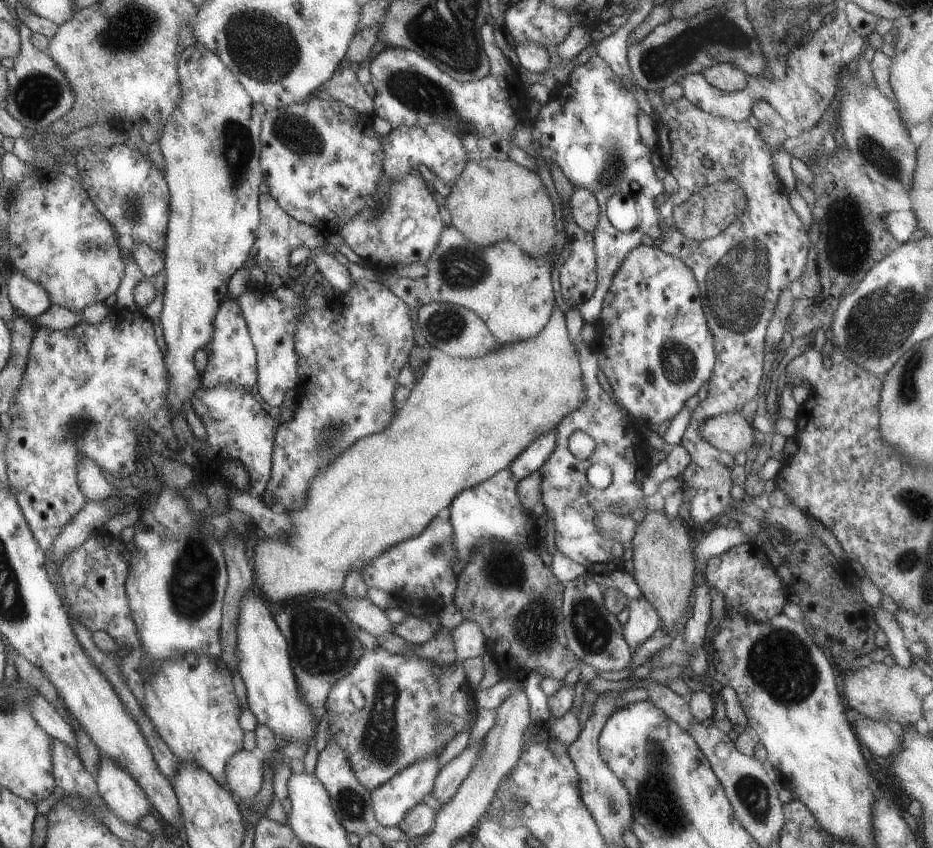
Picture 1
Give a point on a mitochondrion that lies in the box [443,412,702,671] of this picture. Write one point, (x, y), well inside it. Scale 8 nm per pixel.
(591, 630)

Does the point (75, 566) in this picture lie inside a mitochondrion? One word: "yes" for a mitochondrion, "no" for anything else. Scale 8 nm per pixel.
no

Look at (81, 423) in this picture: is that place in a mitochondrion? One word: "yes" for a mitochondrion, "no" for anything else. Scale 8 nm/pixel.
yes

